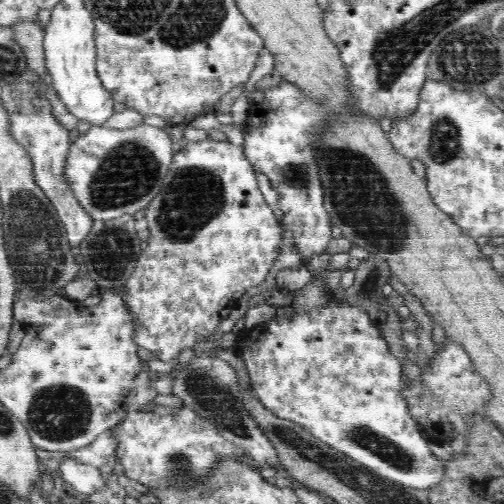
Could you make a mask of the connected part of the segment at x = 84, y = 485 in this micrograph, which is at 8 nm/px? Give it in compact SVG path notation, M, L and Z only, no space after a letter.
M72 452L70 458L65 458L58 470L60 474L59 483L74 487L74 490L91 495L99 491L104 485L102 469L91 465L83 464L76 458L73 458Z

